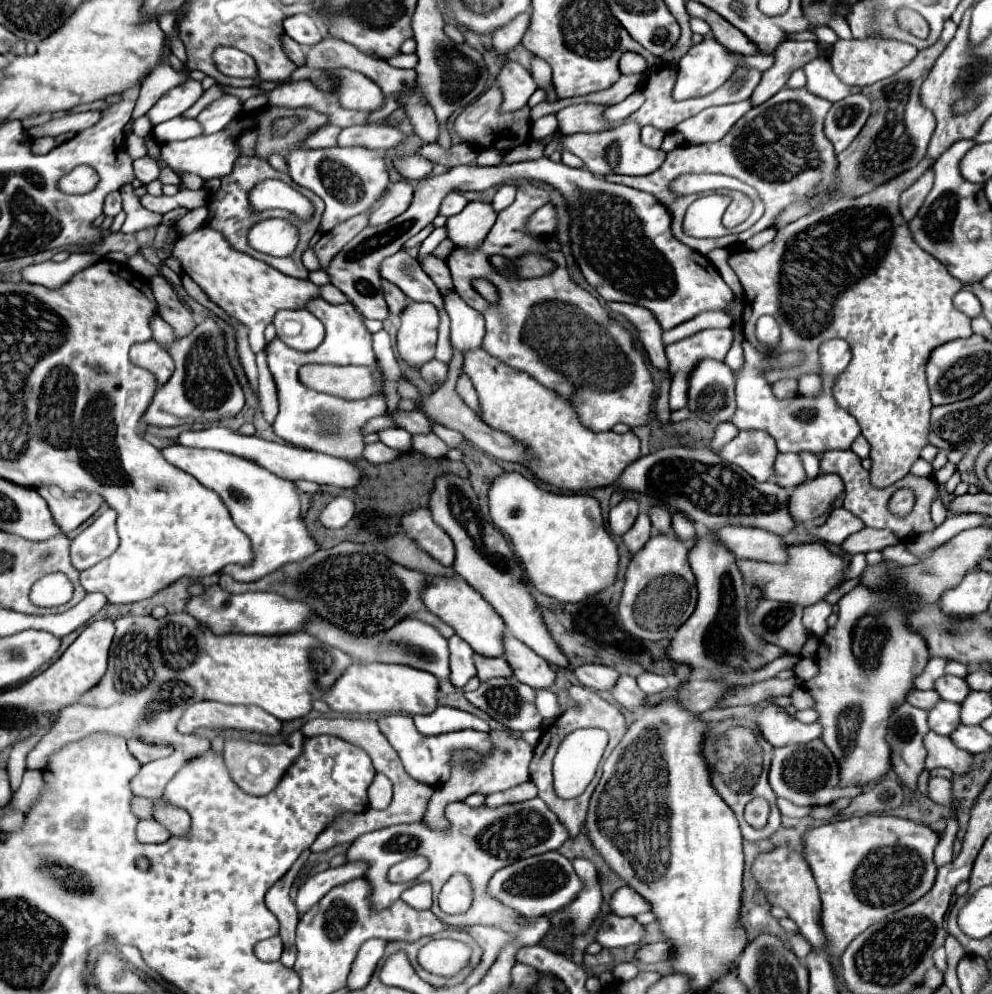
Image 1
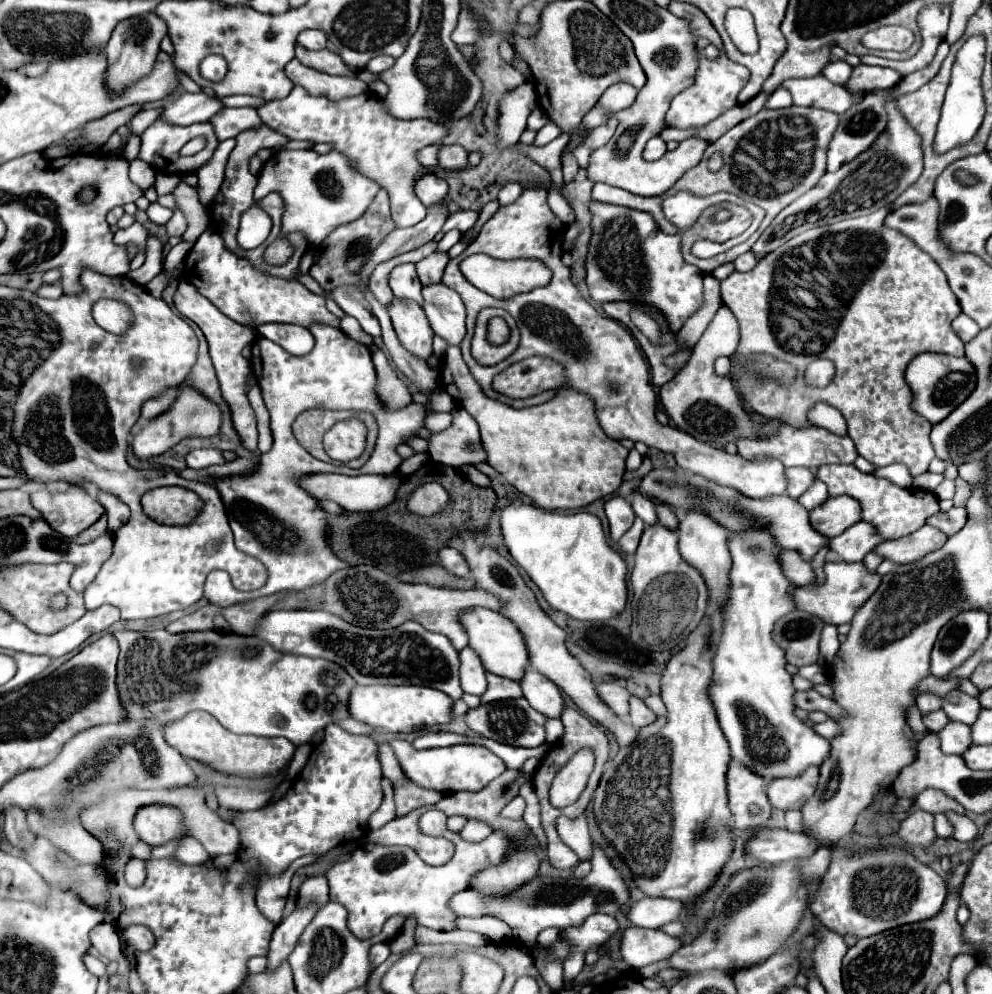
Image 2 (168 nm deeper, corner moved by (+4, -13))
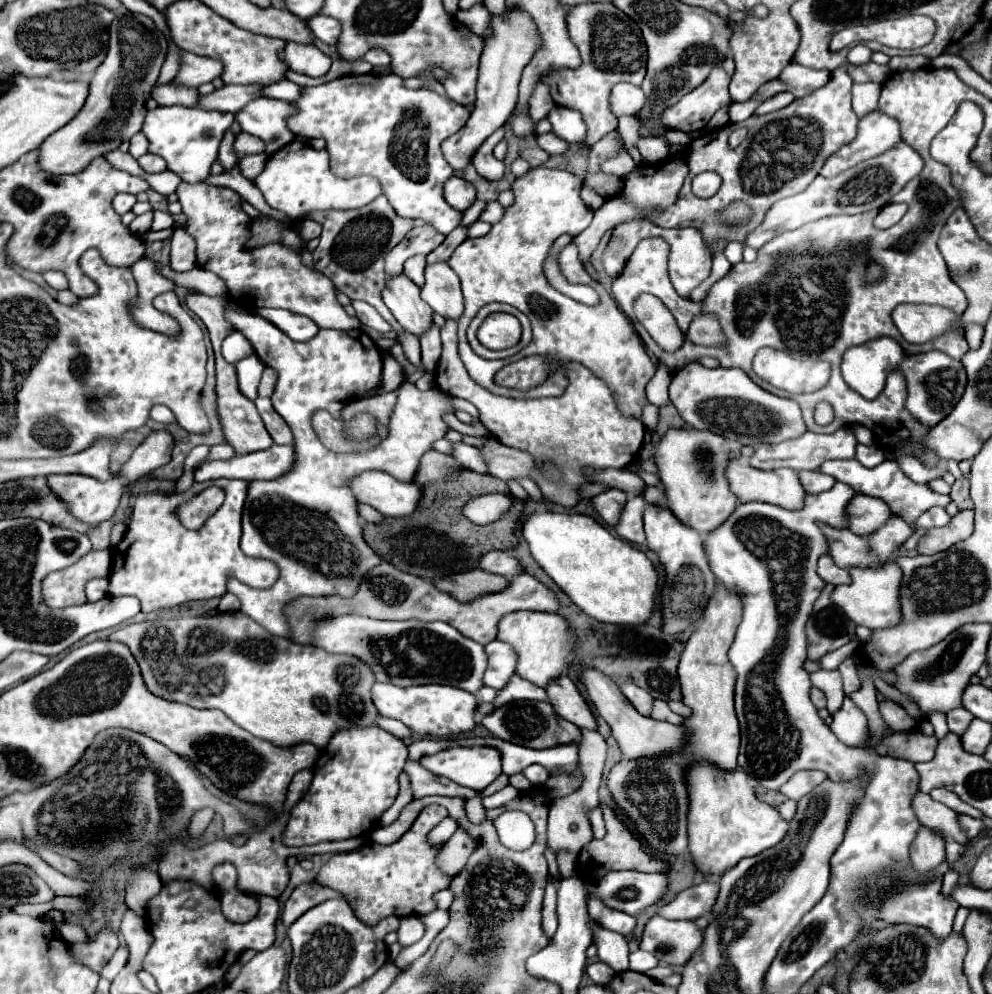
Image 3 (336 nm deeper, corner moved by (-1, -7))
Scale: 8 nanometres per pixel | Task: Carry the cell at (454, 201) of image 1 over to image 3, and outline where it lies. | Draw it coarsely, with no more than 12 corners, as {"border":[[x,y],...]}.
{"border":[[490,202],[480,214],[480,220],[488,224],[500,222],[504,206]]}

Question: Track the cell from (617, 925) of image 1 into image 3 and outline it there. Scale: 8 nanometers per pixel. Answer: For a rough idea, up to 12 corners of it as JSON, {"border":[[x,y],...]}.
{"border":[[650,918],[640,948],[684,966],[702,944],[694,922]]}

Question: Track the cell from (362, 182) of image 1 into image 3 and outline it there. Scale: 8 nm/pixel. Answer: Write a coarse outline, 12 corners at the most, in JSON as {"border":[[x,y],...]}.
{"border":[[290,142],[254,178],[294,220],[308,210],[362,208],[372,176],[336,178],[326,150]]}

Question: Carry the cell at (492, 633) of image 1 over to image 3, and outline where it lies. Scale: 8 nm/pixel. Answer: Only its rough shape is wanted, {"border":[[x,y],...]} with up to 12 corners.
{"border":[[512,612],[498,640],[520,658],[516,674],[546,688],[572,666],[566,618]]}

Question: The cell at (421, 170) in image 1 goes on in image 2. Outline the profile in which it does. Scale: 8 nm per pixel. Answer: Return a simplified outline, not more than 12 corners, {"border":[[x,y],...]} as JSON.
{"border":[[435,174],[415,182],[415,196],[425,206],[447,198],[447,182]]}

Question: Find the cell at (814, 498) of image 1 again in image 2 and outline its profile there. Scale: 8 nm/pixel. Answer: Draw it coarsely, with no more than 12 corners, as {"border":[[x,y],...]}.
{"border":[[827,498],[809,510],[811,526],[825,538],[859,522],[859,502]]}

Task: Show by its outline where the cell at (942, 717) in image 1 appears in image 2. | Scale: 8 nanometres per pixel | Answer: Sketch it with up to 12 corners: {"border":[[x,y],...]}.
{"border":[[949,722],[937,732],[945,754],[971,746],[967,724]]}

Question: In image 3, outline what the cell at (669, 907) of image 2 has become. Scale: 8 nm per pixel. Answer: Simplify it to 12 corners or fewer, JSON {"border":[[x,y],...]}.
{"border":[[718,884],[682,890],[660,908],[668,920],[696,920],[712,912]]}

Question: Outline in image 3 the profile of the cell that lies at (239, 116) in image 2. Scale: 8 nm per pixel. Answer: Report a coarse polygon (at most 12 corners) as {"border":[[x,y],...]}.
{"border":[[258,98],[236,114],[270,156],[294,140],[292,102]]}

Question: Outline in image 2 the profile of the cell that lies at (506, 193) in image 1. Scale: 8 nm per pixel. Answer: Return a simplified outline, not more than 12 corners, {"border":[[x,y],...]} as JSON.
{"border":[[509,182],[499,190],[501,206],[511,204],[523,192],[521,184]]}

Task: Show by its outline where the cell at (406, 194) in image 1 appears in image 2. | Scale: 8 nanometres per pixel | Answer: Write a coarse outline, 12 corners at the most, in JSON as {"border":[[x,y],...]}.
{"border":[[295,86],[257,112],[289,140],[333,142],[389,192],[397,228],[425,218],[415,152],[445,134]]}

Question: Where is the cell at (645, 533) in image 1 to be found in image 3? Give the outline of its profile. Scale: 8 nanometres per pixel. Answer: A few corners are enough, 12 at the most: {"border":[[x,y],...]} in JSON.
{"border":[[632,496],[614,532],[632,544],[646,542],[642,528],[644,498]]}

